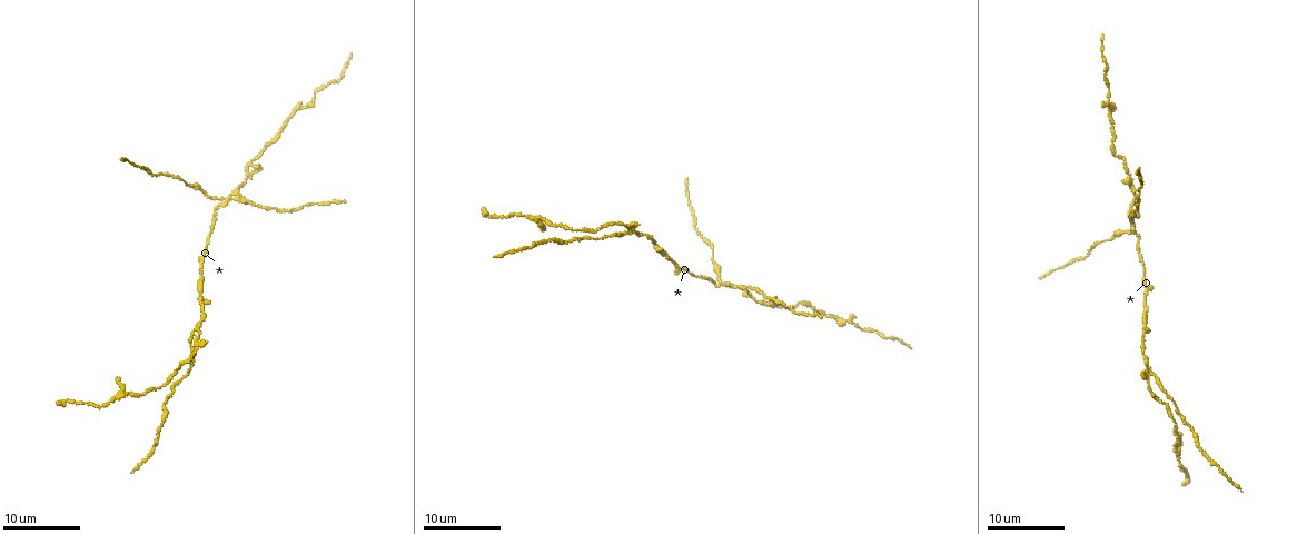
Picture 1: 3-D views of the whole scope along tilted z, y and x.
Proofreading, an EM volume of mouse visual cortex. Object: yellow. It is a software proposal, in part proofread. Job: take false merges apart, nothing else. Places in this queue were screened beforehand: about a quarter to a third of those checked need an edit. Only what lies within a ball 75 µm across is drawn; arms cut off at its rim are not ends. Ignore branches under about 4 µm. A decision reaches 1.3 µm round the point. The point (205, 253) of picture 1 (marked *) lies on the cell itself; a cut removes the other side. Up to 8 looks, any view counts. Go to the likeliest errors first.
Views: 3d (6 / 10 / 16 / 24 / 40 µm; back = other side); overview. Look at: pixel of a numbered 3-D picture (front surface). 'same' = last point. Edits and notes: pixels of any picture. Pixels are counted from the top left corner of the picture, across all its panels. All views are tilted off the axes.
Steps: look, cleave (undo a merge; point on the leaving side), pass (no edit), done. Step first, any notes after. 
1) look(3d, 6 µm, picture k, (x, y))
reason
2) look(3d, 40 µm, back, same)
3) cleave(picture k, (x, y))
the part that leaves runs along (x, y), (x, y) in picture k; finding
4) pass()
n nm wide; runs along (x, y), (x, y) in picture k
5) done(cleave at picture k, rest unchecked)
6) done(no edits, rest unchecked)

look(3d, 10 µm, picture 1, (1132, 227))

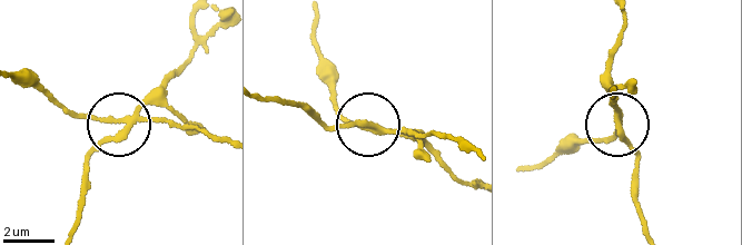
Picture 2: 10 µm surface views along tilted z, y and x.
cleave(picture 2, (92, 116))
4 arms; the part that leaves runs along (131, 119), (76, 117), (23, 76), (12, 74) in picture 2; a second cell is stuck on

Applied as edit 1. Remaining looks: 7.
look(3d, 10 µm, picture 1, (639, 234))
a fork

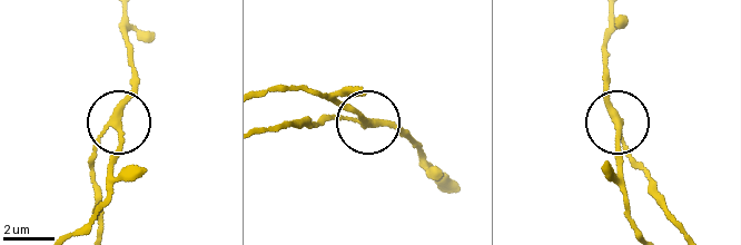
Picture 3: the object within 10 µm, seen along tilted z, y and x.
cleave(picture 3, (95, 153))
210 nm wide; the part that leaves runs along (110, 118), (92, 175), (98, 224) in picture 3; a second cell is stuck on

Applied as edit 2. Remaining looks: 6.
look(overview)

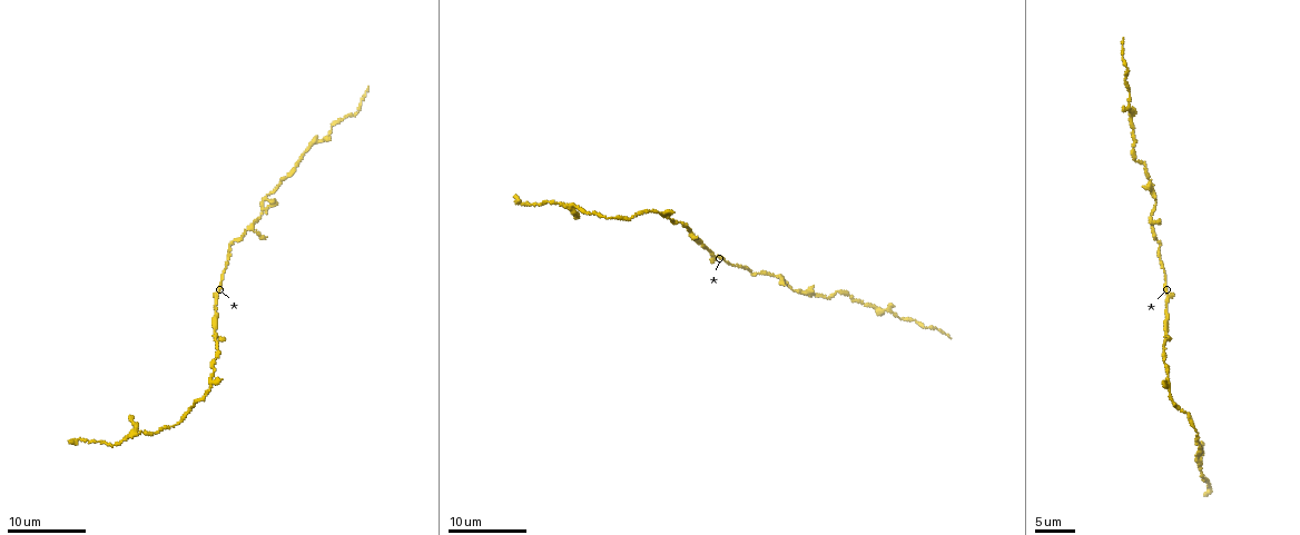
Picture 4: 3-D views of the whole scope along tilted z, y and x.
look(3d, 16 µm, picture 4, (217, 335))
small branch off a trunk

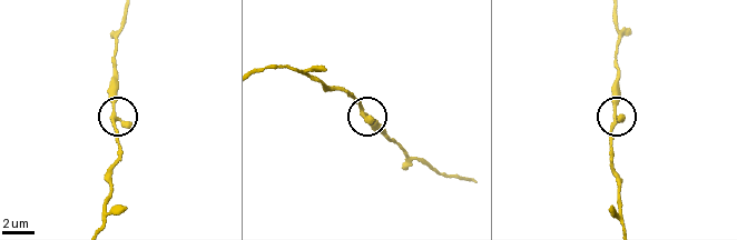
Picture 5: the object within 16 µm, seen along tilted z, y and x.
pass()
220 nm wide; runs along (617, 22), (617, 112), (610, 151) in picture 5; continuous, no second cell

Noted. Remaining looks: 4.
look(3d, 10 µm, picture 4, (324, 137))
sudden change in width

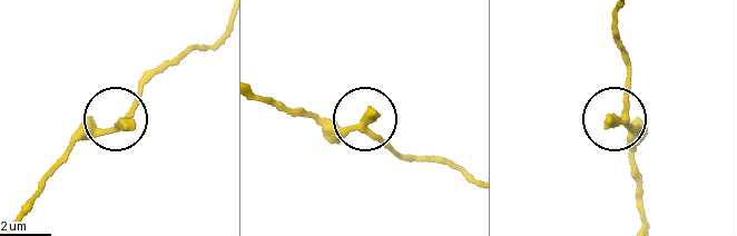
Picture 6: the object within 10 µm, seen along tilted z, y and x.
pass()
250 nm wide; runs along (261, 96), (340, 127), (363, 119), (394, 150), (421, 160) in picture 6; one cell here

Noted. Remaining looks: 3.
done(cleave at picture 2, cleave at picture 3, rest unchecked)

